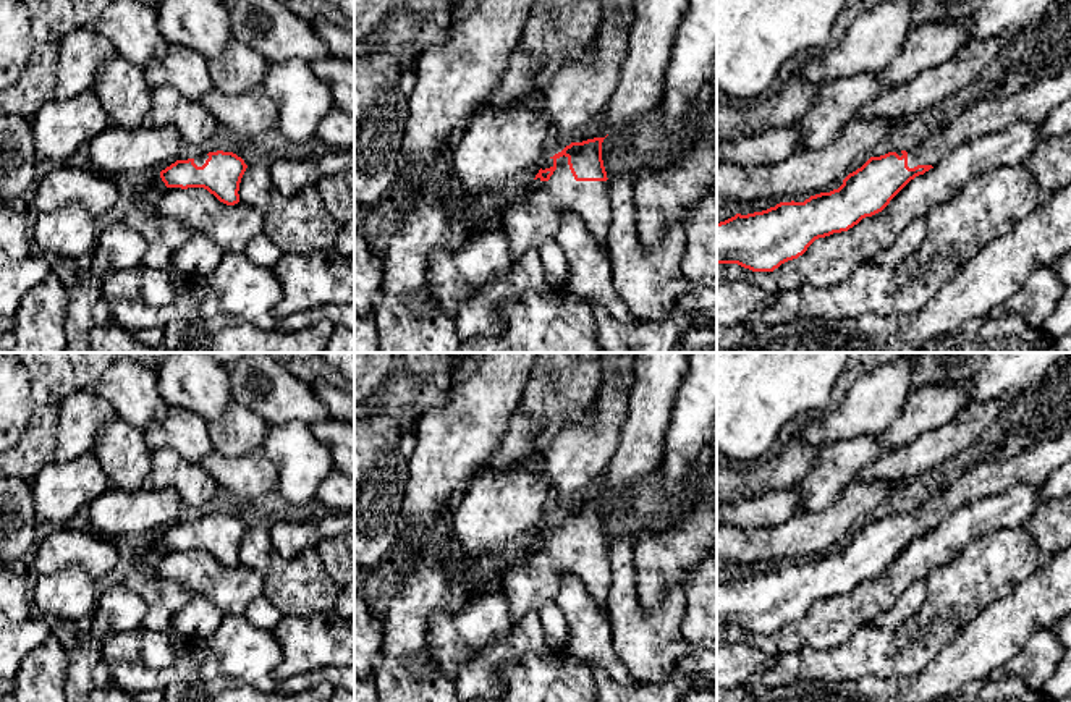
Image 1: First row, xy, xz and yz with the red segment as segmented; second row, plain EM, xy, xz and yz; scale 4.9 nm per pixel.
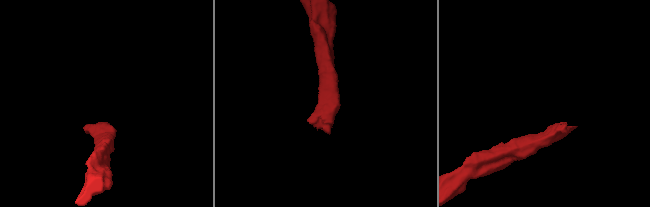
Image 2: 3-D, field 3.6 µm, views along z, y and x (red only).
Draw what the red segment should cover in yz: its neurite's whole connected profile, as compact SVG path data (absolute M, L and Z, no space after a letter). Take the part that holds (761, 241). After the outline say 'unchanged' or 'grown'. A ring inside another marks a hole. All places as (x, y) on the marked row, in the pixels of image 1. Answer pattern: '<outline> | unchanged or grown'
M1071 70L1034 82L1005 99L974 102L945 129L933 133L916 147L870 157L861 168L849 173L838 189L811 196L804 202L780 202L762 212L736 214L717 223L717 264L738 264L752 272L773 272L781 264L802 256L815 239L848 231L862 218L882 212L911 180L933 168L966 142L1016 123L1042 125L1055 107L1069 99Z | grown

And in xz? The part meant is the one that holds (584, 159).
M603 139L571 142L550 157L550 168L539 170L534 180L539 178L540 186L529 184L508 196L497 220L506 235L511 260L519 260L527 249L555 239L565 212L579 215L607 249L612 210L602 160Z | grown

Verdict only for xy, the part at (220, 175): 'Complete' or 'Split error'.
Split error

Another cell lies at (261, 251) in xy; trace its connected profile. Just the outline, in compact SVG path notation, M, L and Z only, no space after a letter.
M264 231L246 244L244 254L251 262L265 269L272 269L283 256Z

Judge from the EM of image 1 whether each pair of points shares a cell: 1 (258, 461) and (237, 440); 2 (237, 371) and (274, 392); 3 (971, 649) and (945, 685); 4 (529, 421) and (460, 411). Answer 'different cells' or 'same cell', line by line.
1: different cells
2: same cell
3: same cell
4: different cells

